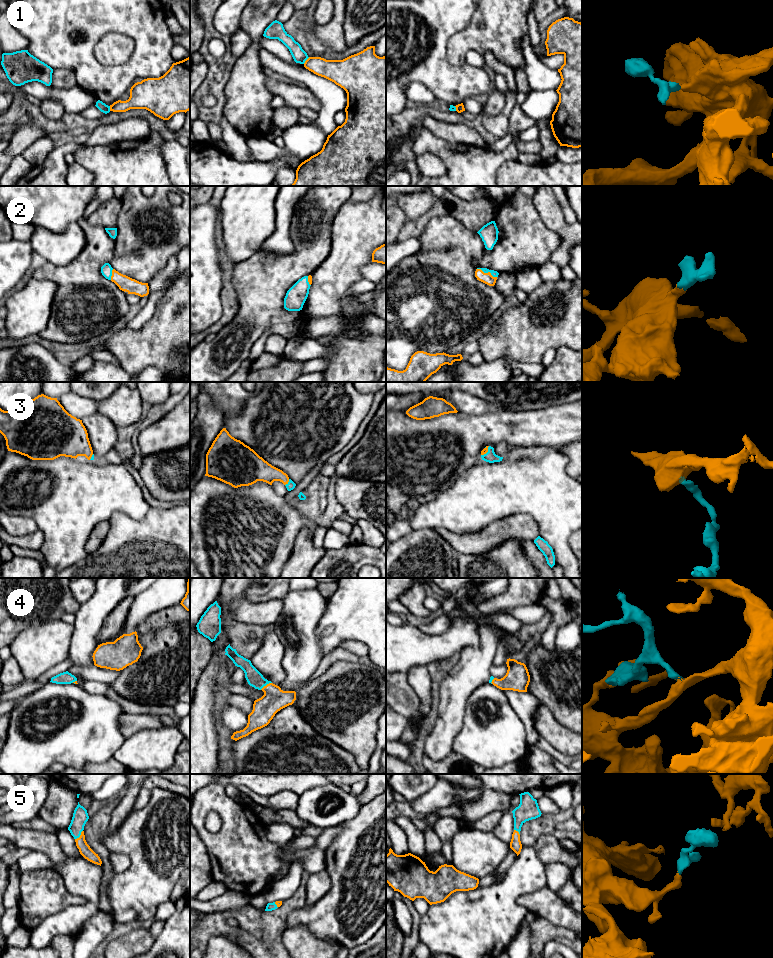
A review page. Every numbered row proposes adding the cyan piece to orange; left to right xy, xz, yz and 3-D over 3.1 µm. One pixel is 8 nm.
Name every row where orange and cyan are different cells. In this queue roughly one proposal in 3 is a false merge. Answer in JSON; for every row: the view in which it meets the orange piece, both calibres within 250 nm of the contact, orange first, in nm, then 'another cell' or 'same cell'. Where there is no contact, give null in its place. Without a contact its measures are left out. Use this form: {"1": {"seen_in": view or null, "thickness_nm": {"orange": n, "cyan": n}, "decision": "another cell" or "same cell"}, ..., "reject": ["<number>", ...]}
{"1": {"seen_in": "xz", "thickness_nm": {"orange": 180, "cyan": 110}, "decision": "another cell"}, "2": {"seen_in": "yz", "thickness_nm": {"orange": 90, "cyan": 50}, "decision": "same cell"}, "3": {"seen_in": "xz", "thickness_nm": {"orange": 180, "cyan": 70}, "decision": "same cell"}, "4": {"seen_in": "xz", "thickness_nm": {"orange": 190, "cyan": 130}, "decision": "same cell"}, "5": {"seen_in": "xy", "thickness_nm": {"orange": 90, "cyan": 130}, "decision": "same cell"}, "reject": ["1"]}

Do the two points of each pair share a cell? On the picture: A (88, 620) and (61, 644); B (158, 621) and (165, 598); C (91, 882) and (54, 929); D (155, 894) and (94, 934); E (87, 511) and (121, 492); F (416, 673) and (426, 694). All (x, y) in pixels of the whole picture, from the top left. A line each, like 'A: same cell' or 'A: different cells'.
A: different cells
B: different cells
C: same cell
D: different cells
E: same cell
F: same cell

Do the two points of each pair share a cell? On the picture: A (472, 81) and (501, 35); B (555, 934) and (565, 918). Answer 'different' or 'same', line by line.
A: different
B: different

